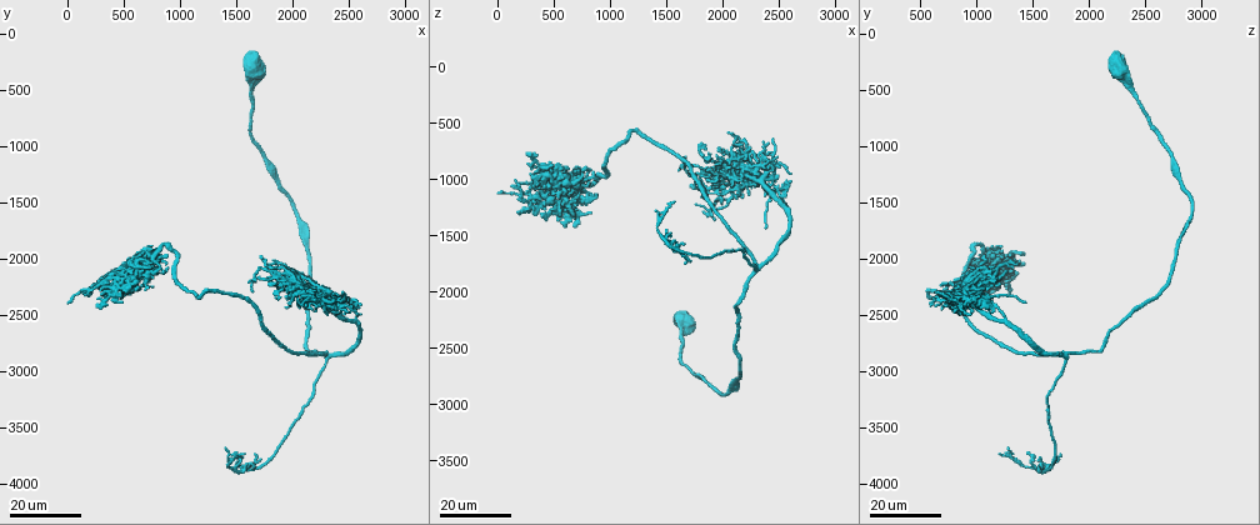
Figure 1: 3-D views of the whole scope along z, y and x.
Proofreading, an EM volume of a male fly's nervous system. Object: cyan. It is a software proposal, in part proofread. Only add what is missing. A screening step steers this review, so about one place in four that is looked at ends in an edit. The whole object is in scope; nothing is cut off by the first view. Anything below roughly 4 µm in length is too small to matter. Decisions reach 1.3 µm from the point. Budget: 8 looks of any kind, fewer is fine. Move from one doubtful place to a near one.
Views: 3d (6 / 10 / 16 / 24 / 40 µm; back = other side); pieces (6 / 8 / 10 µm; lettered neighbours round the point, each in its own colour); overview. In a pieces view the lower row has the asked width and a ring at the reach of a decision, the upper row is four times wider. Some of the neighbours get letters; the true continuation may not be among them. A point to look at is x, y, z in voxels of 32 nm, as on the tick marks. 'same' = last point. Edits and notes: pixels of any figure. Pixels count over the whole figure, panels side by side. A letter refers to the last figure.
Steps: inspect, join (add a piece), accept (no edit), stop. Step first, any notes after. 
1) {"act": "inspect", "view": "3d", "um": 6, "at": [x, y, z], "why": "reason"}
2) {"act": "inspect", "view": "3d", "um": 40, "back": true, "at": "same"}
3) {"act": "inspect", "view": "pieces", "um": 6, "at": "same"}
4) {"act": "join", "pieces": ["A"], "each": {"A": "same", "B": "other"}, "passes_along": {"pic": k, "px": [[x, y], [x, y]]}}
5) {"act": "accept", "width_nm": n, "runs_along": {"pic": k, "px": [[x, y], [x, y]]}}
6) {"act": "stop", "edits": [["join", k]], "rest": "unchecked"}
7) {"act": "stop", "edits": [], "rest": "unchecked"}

{"act": "inspect", "view": "3d", "um": 16, "at": [2400, 2320, 660], "why": "free end"}

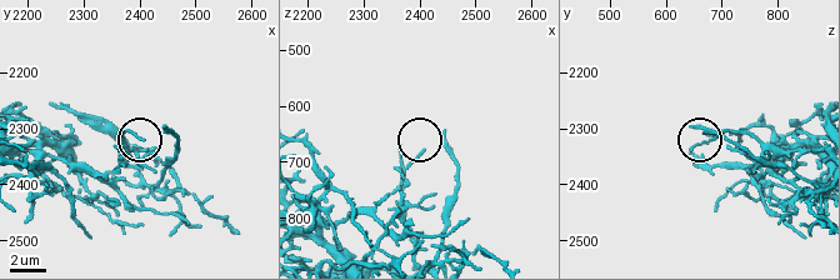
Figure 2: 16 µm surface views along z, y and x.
{"act": "inspect", "view": "3d", "um": 6, "at": [2400, 2315, 685]}

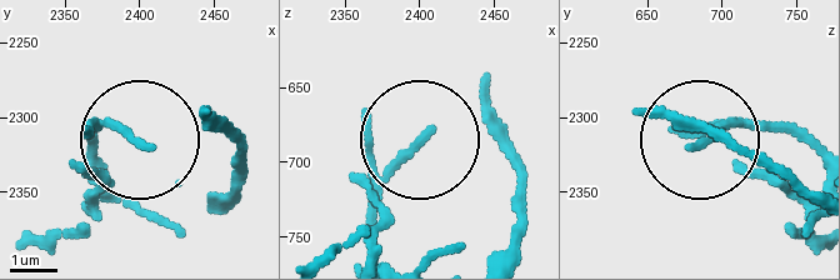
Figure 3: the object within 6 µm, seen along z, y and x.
{"act": "inspect", "view": "pieces", "um": 6, "at": [2404, 2320, 682]}

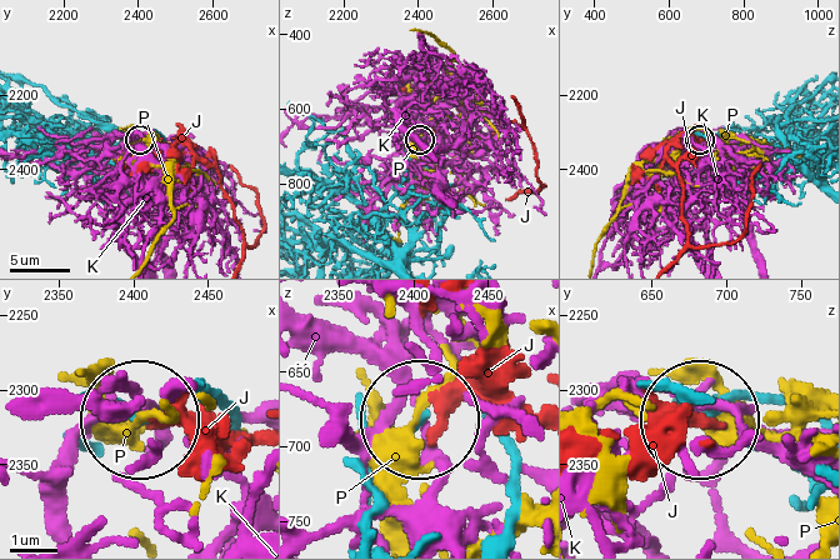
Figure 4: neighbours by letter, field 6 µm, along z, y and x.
{"act": "accept", "each": {"J": "other", "K": "other", "P": "other"}, "found": "none of them fits"}

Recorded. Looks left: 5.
{"act": "inspect", "view": "3d", "um": 16, "at": [2200, 2480, 840], "why": "branch stops here"}

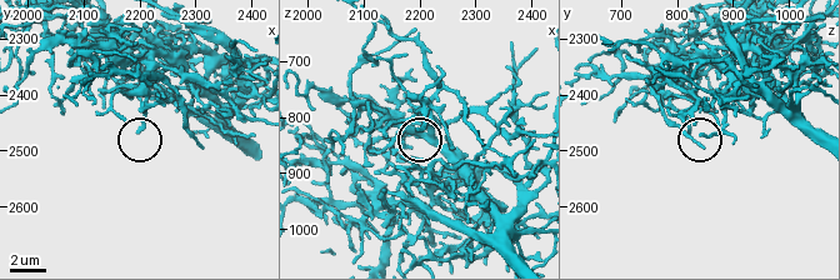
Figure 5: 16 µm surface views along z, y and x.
{"act": "inspect", "view": "pieces", "um": 8, "at": [2205, 2460, 825], "why": "see the neighbours"}

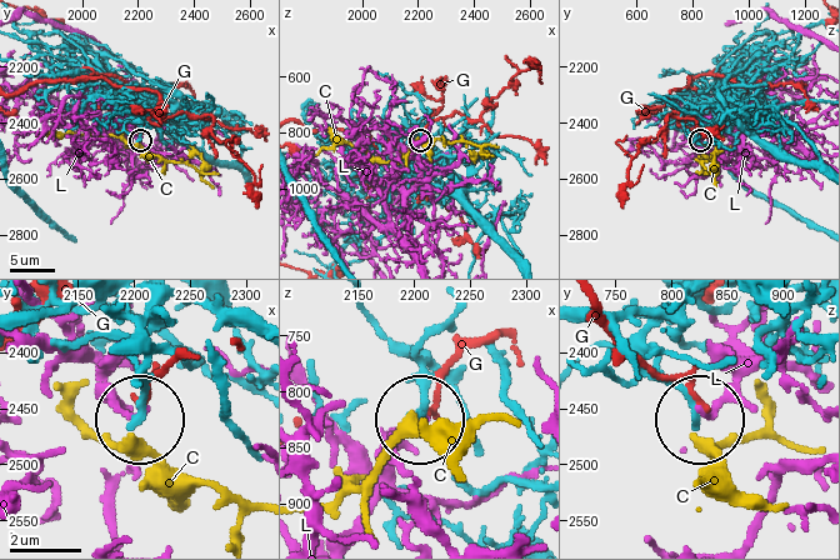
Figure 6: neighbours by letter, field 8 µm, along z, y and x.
{"act": "accept", "each": {"C": "other", "G": "other", "L": "other"}, "runs_along": {"pic": 6, "px": [[161, 301], [143, 336], [143, 414]]}, "found": "no lettered piece goes on from it"}

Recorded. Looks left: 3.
{"act": "inspect", "view": "3d", "um": 24, "at": [620, 2220, 900], "why": "branch stops here"}

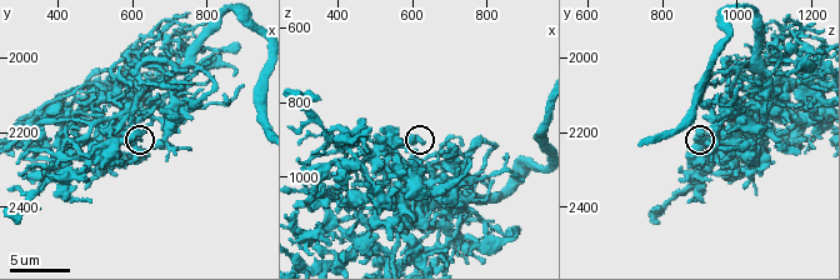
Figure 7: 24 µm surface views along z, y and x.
{"act": "inspect", "view": "pieces", "um": 8, "at": [620, 2200, 900], "why": "see the neighbours"}

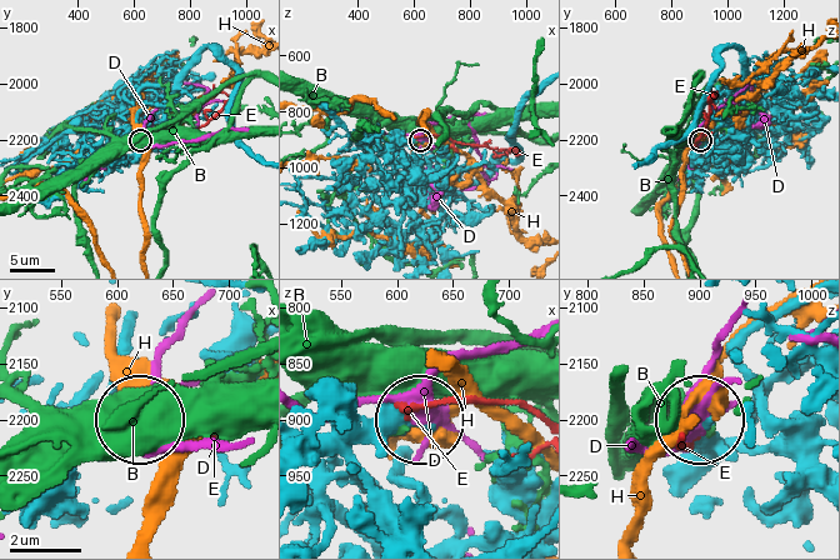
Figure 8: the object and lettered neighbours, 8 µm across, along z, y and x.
{"act": "accept", "each": {"B": "other", "D": "other", "E": "other", "H": "other"}, "found": "no lettered piece goes on from it"}

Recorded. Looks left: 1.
{"act": "inspect", "view": "pieces", "um": 8, "at": [840, 2110, 940], "why": "an open end"}

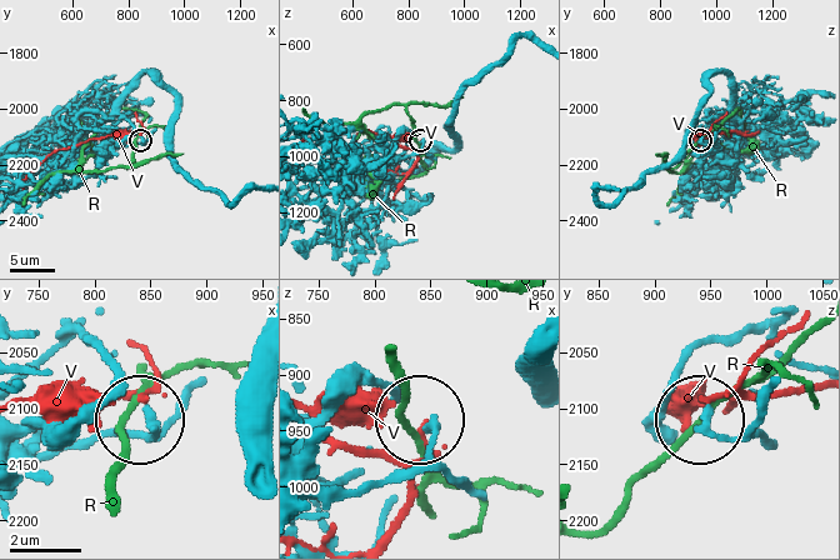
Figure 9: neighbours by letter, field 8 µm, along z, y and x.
{"act": "accept", "each": {"R": "other", "V": "other"}, "runs_along": {"pic": 9, "px": [[774, 441], [705, 418]]}, "found": "none of them fits"}

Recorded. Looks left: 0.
{"act": "stop", "edits": [], "rest": "unchecked"}

